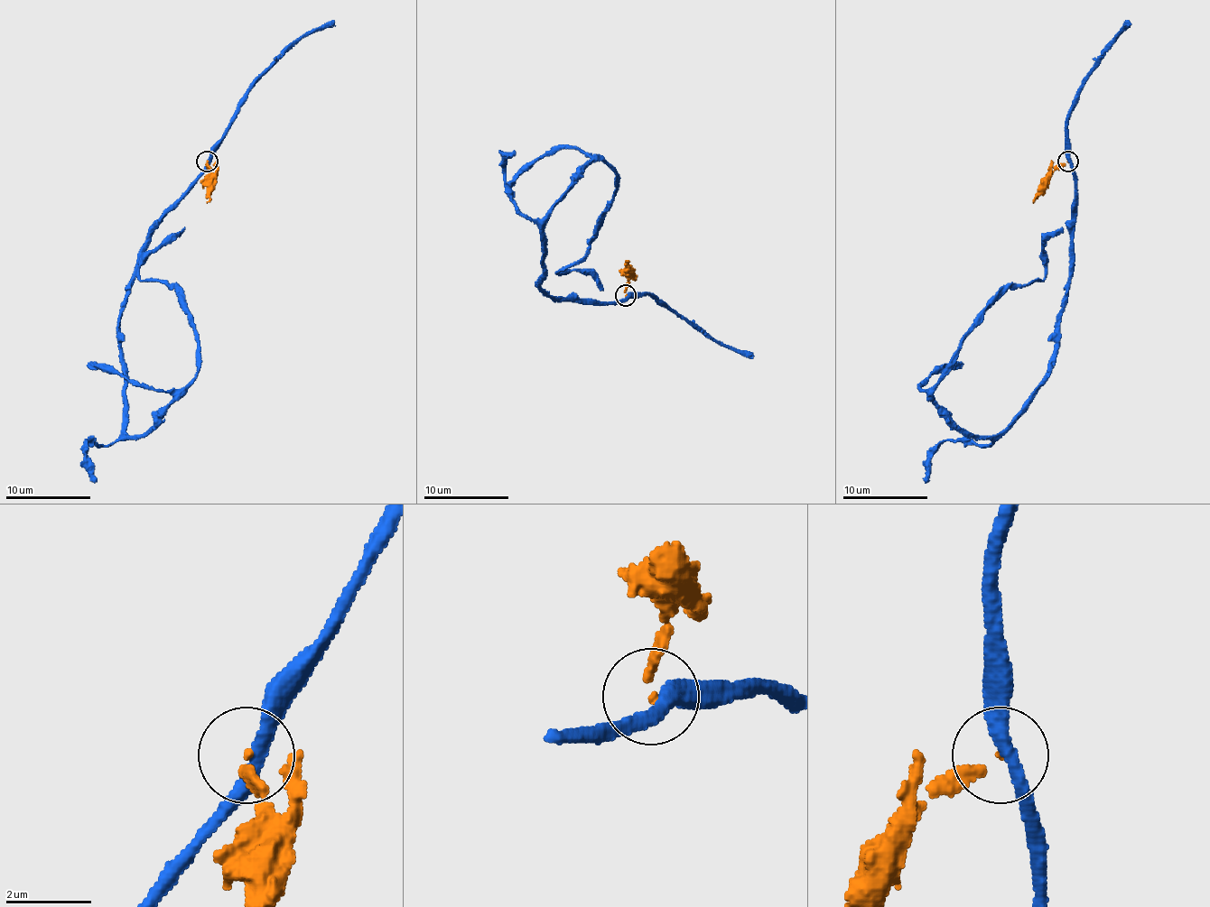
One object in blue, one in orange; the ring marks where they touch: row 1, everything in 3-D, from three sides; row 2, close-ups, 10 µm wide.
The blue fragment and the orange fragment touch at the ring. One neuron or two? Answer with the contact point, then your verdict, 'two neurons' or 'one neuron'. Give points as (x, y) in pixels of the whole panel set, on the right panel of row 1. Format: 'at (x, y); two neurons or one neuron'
at (1068, 161); two neurons

